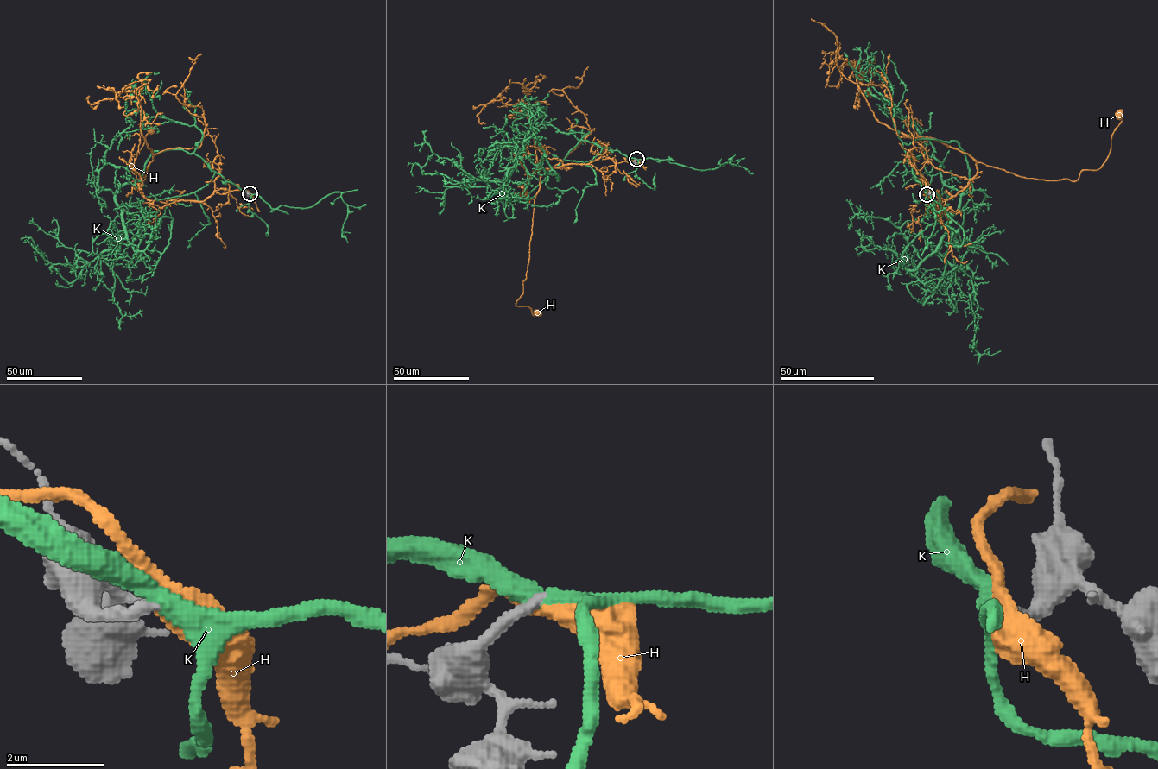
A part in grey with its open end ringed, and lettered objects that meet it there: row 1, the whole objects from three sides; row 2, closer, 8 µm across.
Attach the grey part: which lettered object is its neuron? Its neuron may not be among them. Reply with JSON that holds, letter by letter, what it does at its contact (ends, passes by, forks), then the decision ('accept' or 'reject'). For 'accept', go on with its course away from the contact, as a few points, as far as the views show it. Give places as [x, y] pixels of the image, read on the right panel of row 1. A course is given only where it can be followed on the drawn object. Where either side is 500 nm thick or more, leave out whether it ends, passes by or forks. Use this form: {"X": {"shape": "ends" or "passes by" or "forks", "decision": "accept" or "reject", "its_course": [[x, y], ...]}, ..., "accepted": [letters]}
{"H": {"shape": "passes by", "decision": "reject"}, "K": {"shape": "passes by", "decision": "reject"}, "accepted": []}

